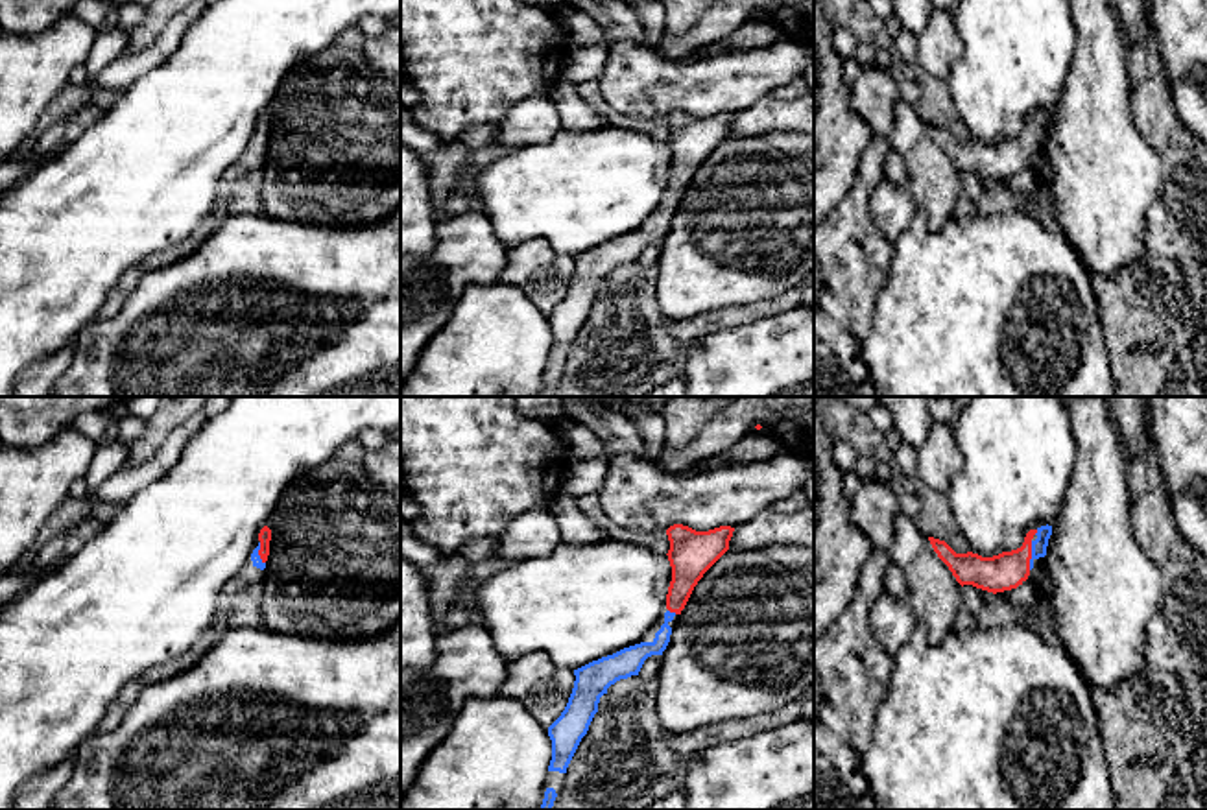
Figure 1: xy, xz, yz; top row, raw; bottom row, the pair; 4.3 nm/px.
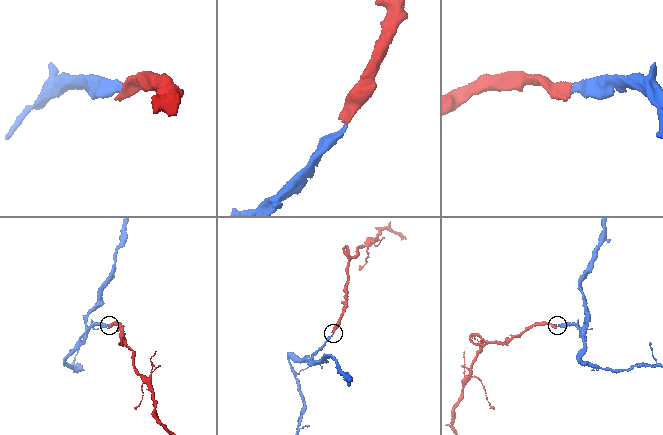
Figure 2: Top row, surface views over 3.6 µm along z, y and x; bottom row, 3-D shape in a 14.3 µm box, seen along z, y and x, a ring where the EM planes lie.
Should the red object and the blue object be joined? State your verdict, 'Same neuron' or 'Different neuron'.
Same neuron

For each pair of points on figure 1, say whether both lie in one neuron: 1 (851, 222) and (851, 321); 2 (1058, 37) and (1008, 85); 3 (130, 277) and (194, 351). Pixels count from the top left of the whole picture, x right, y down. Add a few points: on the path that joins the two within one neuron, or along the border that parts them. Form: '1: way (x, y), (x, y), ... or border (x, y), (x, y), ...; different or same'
1: way (851, 246), (851, 297); same
2: way (1045, 48), (1021, 72); same
3: border (144, 273), (128, 299), (109, 318); different

